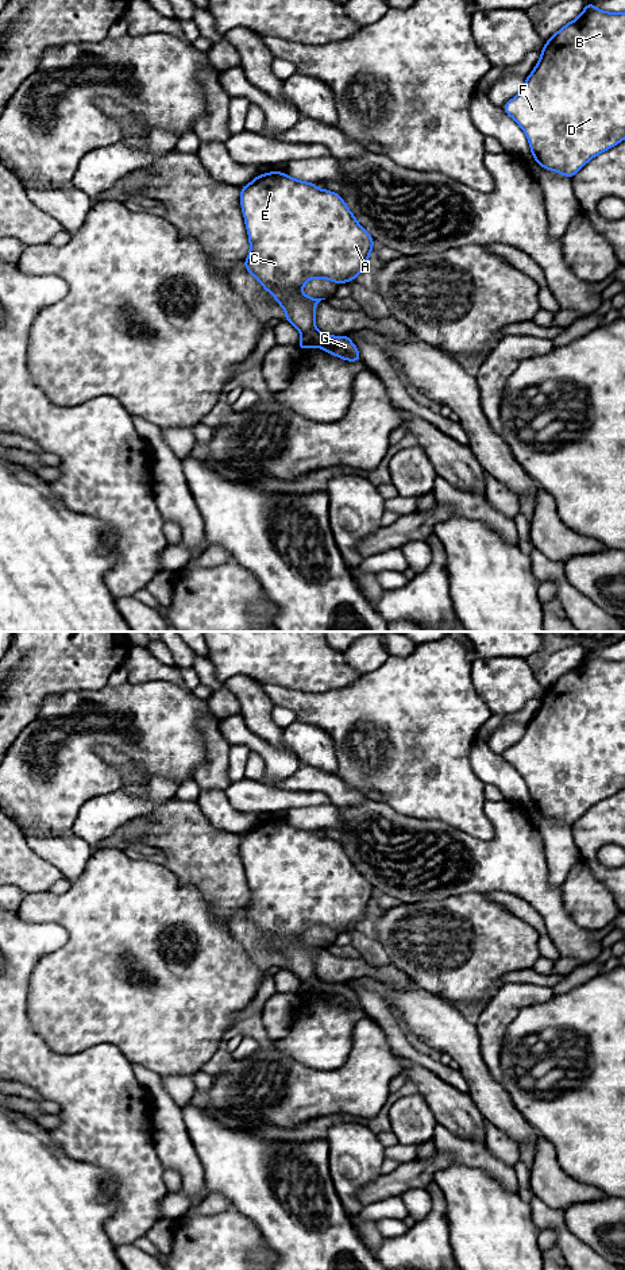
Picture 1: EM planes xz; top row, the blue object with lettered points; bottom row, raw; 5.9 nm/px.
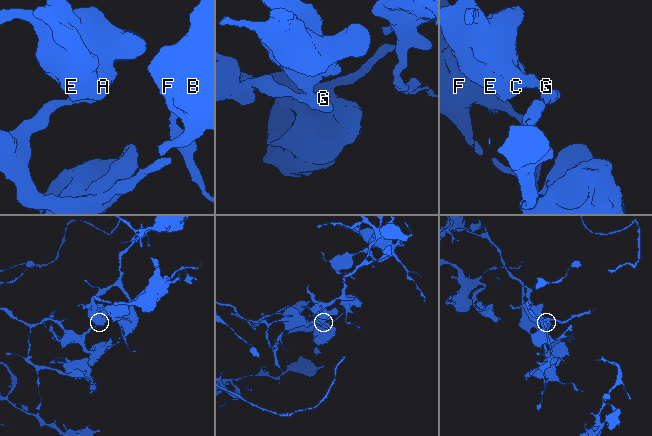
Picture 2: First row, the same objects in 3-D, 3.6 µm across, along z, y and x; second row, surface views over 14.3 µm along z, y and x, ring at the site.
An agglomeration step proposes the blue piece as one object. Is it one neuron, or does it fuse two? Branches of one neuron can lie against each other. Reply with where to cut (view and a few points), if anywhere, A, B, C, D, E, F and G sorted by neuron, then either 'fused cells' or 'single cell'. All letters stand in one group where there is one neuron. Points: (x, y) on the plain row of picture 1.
cut xz (315, 975), (301, 981); groups A B C D E F / G; fused cells

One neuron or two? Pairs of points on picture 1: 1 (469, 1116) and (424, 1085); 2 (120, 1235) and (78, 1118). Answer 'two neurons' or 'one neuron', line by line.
1: one neuron
2: one neuron

